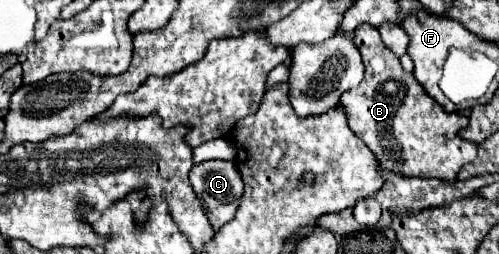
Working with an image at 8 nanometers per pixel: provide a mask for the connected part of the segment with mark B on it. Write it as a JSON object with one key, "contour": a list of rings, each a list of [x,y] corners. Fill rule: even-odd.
{"contour":[[[361,24],[355,30],[353,42],[365,64],[365,78],[357,88],[351,88],[341,96],[349,128],[367,144],[367,148],[371,148],[385,170],[409,178],[455,182],[461,166],[477,156],[477,144],[457,136],[457,132],[467,126],[469,118],[447,112],[443,106],[435,104],[435,100],[423,92],[423,86],[415,76],[403,72],[399,58],[385,48],[377,28]]]}

